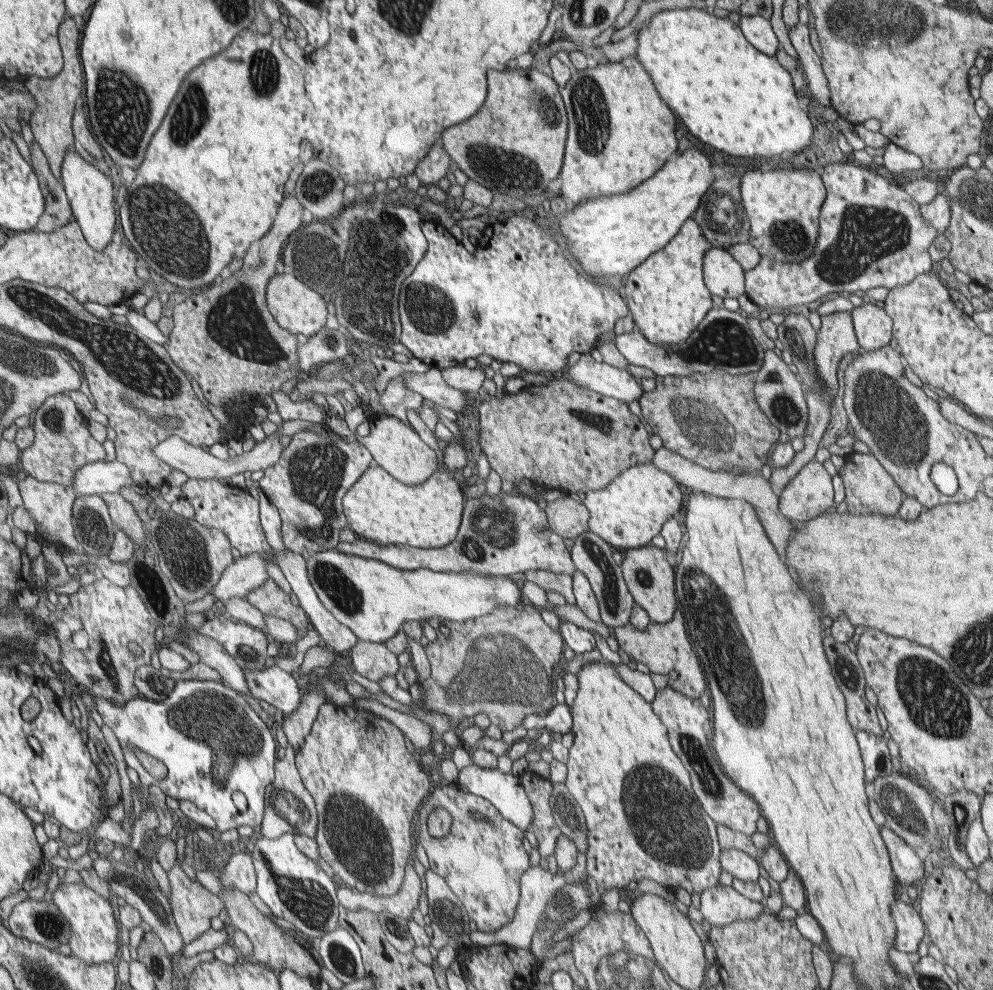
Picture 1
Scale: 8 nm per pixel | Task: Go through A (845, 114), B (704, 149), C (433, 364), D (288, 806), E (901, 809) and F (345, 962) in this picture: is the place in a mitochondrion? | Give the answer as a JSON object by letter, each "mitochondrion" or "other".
{"A":"other","B":"other","C":"other","D":"mitochondrion","E":"mitochondrion","F":"mitochondrion"}

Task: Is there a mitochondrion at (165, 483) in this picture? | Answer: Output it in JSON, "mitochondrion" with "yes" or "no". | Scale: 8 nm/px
{"mitochondrion":"no"}

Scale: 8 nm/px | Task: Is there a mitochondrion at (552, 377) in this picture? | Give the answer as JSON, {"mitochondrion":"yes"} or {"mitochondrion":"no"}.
{"mitochondrion":"no"}

